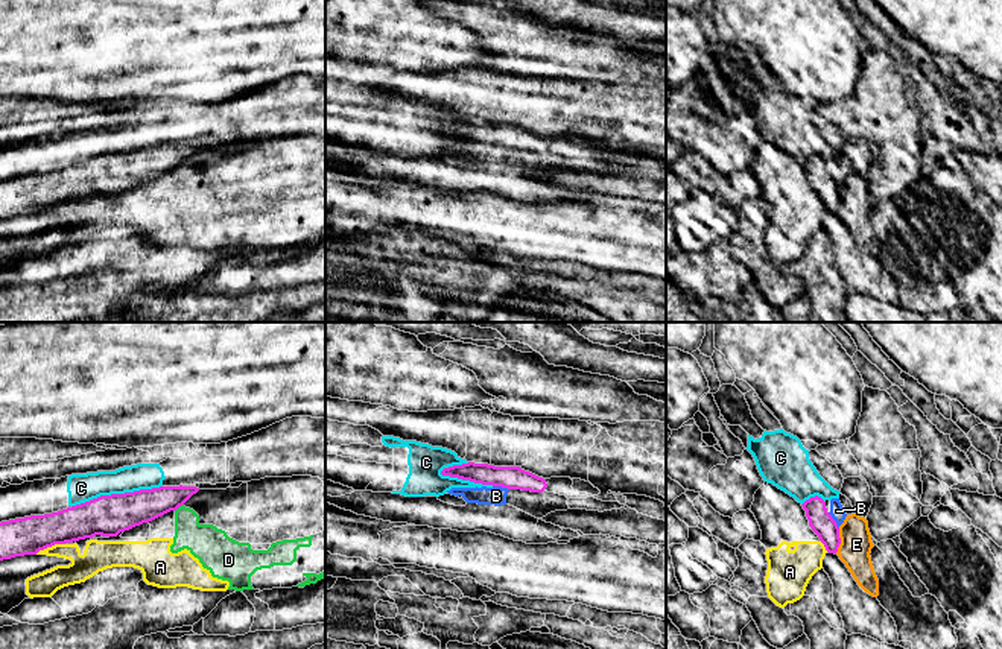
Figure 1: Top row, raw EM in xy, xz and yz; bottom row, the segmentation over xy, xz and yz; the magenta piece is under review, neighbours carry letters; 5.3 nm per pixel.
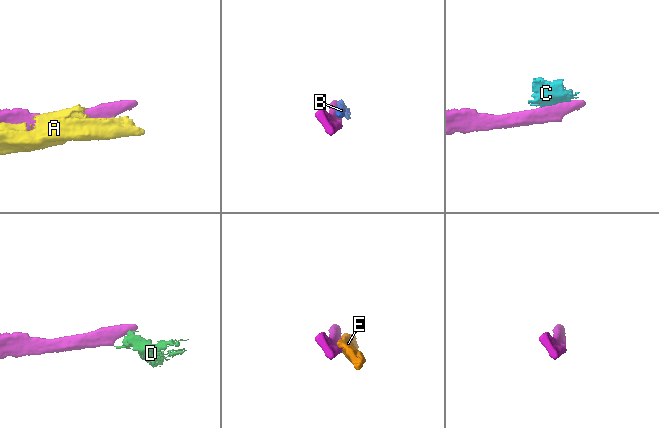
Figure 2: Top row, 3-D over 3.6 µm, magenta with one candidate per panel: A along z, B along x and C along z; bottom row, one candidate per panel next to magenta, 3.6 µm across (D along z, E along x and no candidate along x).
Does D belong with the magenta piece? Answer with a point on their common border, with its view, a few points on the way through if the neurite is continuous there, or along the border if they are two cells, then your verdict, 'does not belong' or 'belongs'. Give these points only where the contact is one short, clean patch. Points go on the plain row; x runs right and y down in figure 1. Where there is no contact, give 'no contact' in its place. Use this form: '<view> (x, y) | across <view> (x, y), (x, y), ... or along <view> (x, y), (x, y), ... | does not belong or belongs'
xy (178, 166) | along xy (183, 163), (175, 170) | does not belong

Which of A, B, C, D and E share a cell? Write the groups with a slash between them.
A D / B / C / E

